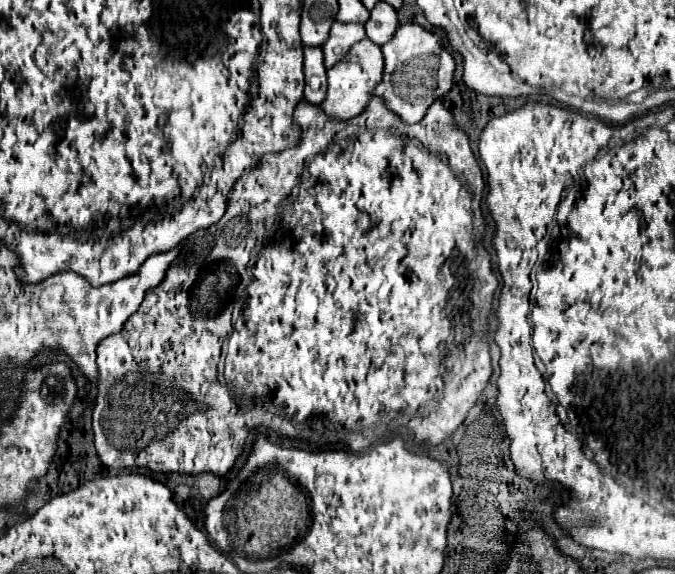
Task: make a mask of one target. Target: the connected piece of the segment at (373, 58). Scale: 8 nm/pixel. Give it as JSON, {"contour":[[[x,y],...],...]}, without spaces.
{"contour":[[[368,38],[354,44],[354,48],[350,48],[348,56],[344,60],[340,60],[334,68],[328,70],[328,96],[322,102],[322,106],[326,108],[326,114],[330,114],[334,118],[344,118],[344,120],[362,114],[366,110],[368,102],[372,100],[376,86],[382,82],[382,74],[384,74],[382,46],[374,44]]]}

